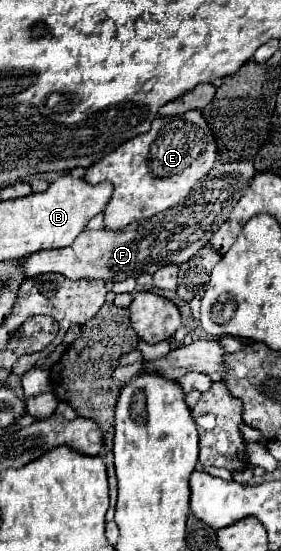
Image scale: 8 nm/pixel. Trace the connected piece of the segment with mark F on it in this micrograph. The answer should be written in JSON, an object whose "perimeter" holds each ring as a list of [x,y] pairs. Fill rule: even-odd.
{"perimeter":[[[252,161],[218,163],[210,169],[208,177],[202,177],[194,185],[180,205],[150,219],[136,221],[122,231],[84,231],[70,247],[32,253],[22,263],[22,275],[30,279],[44,273],[60,273],[70,281],[124,281],[144,273],[154,275],[160,265],[182,265],[208,245],[212,233],[230,217],[254,173],[256,169]]]}

